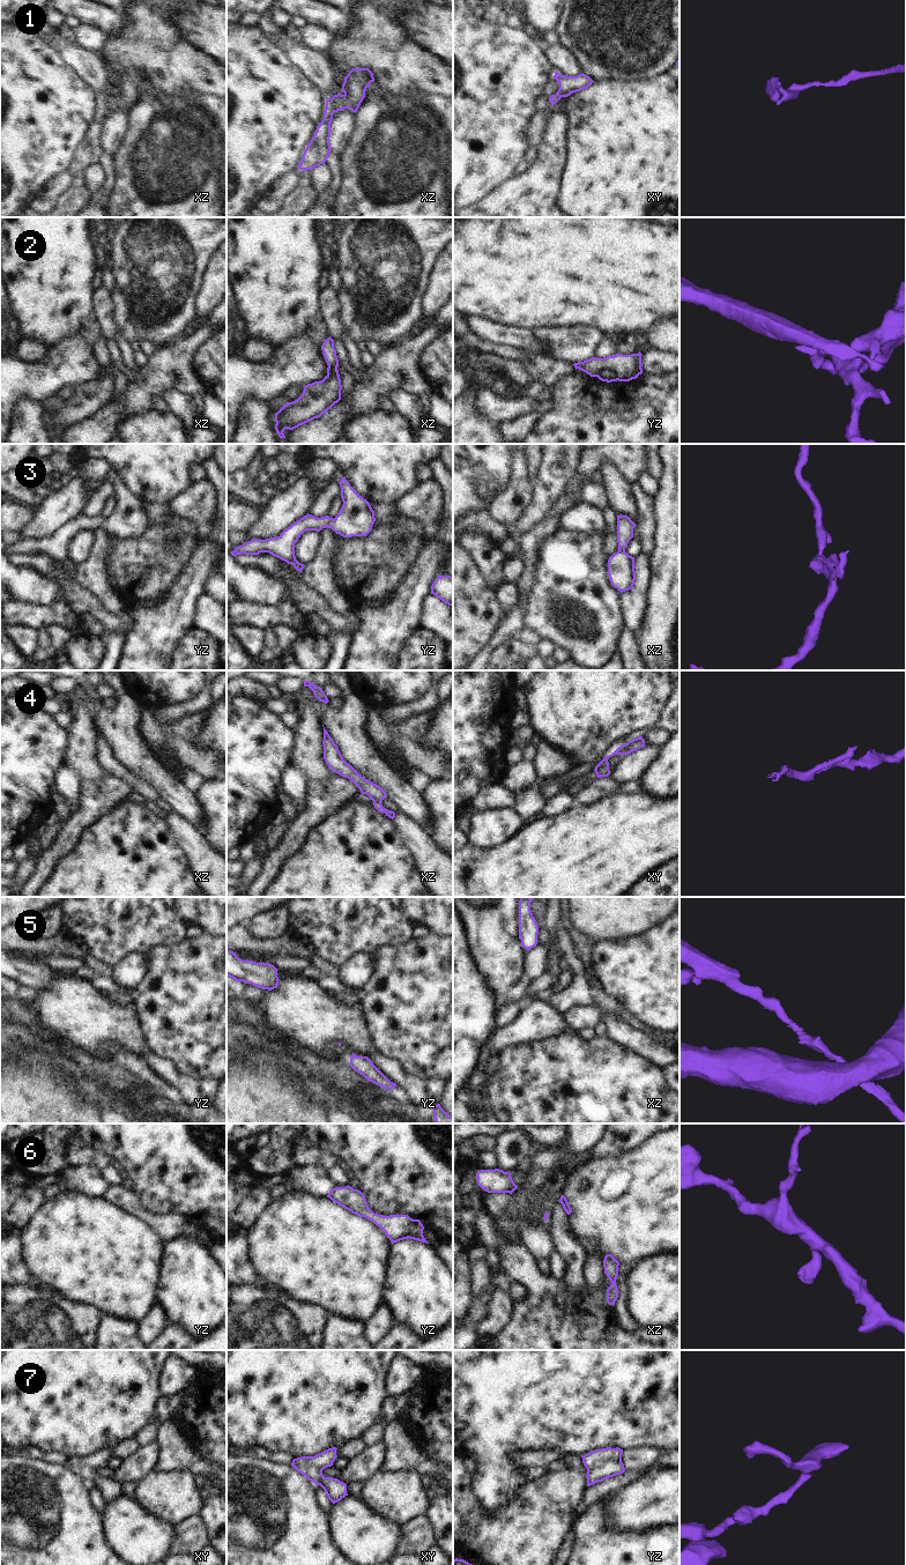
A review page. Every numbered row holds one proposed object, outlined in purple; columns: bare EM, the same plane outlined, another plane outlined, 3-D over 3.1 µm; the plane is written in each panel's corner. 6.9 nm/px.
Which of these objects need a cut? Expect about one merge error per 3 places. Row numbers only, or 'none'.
1, 2, 4

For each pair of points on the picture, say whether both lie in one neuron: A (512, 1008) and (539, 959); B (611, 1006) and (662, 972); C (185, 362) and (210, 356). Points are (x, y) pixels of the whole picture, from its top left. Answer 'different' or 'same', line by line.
A: different
B: different
C: different

